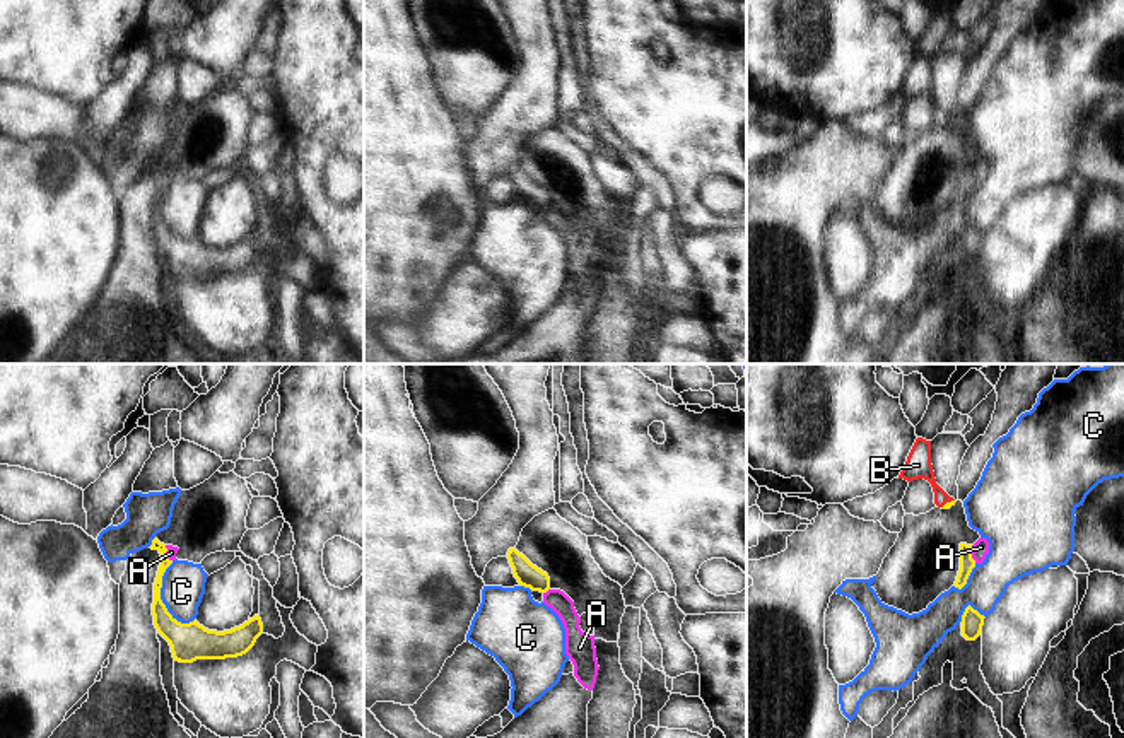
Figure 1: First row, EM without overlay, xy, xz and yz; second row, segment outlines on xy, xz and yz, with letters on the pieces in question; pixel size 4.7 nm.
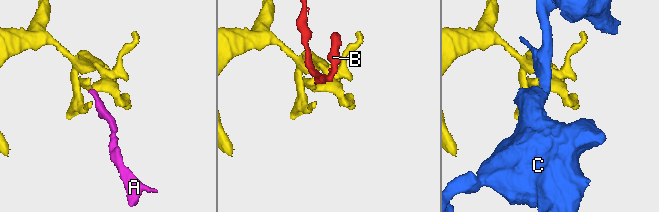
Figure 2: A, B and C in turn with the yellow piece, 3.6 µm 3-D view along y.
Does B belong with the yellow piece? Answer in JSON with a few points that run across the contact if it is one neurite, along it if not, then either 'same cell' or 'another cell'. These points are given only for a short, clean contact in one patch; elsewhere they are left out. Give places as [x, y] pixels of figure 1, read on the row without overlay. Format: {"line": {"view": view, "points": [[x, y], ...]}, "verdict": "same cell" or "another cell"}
{"line": {"view": "yz", "points": [[948, 122], [947, 120], [918, 82]]}, "verdict": "same cell"}

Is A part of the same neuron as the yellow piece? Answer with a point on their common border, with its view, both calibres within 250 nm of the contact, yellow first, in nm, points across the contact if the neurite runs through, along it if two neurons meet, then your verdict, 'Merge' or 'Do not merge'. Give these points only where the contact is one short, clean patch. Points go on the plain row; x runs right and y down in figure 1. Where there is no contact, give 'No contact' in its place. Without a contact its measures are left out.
Touches yellow at yz (971, 171). Thickness 70 nm (yellow) against 80 nm. Boundary: yz (971, 163), (976, 180). Do not merge

